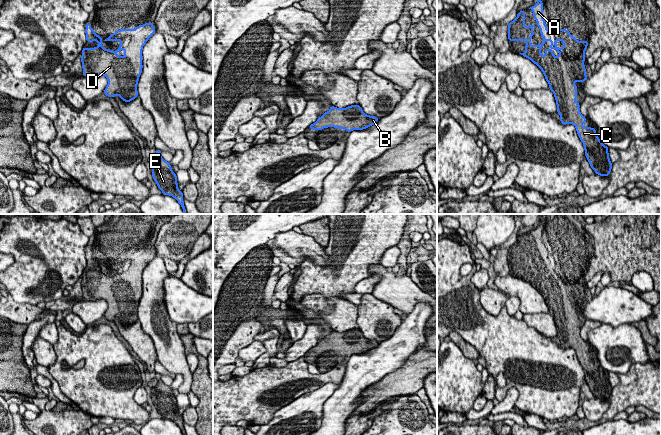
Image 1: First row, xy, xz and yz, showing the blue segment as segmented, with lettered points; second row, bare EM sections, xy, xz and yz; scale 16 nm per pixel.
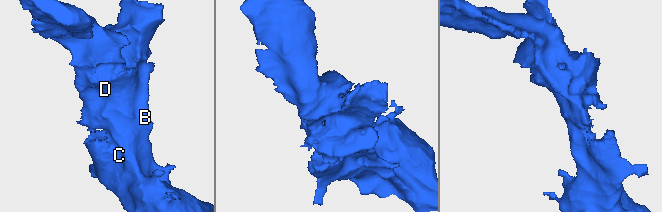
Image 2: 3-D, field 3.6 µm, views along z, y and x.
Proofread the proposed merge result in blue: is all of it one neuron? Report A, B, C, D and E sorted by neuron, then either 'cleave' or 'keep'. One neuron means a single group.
groups A B C D E; keep

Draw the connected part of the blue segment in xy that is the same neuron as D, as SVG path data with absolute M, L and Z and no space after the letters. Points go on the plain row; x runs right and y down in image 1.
M86 247L86 265L92 267L93 265L98 266L98 270L94 272L84 272L82 273L82 292L83 300L95 301L98 299L103 299L108 303L108 308L104 314L104 318L108 321L119 320L123 325L130 326L138 321L137 309L139 301L142 297L142 274L143 270L149 264L149 262L156 256L153 247L144 247L143 249L138 249L135 253L120 253L112 257L104 265L119 265L120 270L117 274L111 275L111 273L105 273L102 270L103 263L95 257L91 252L91 248Z

